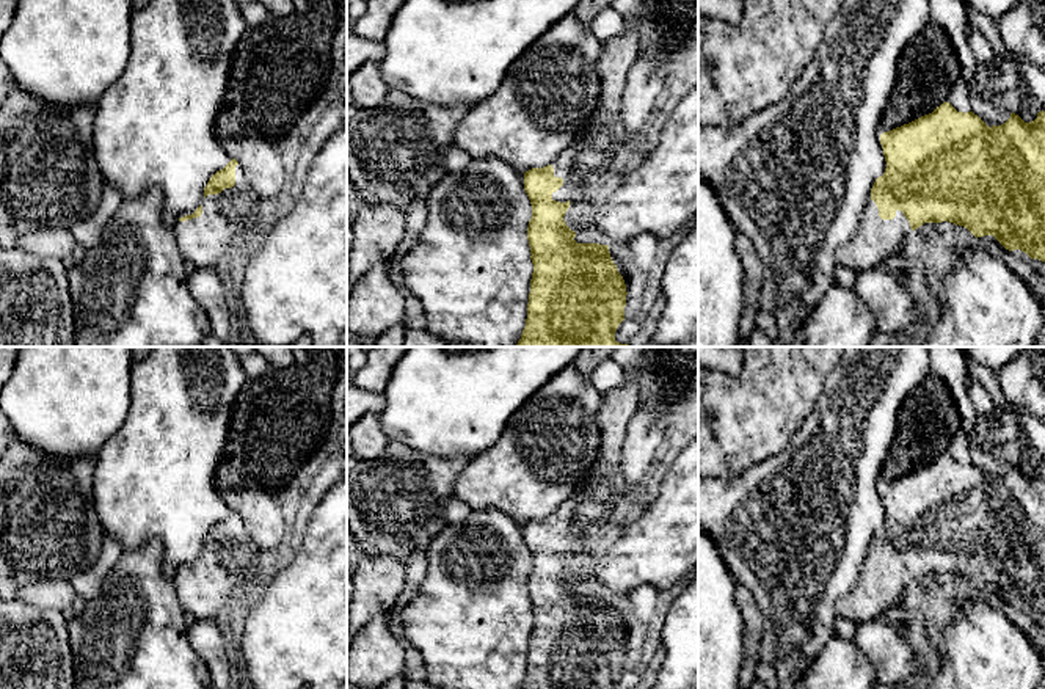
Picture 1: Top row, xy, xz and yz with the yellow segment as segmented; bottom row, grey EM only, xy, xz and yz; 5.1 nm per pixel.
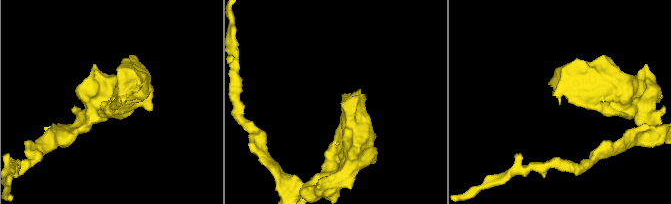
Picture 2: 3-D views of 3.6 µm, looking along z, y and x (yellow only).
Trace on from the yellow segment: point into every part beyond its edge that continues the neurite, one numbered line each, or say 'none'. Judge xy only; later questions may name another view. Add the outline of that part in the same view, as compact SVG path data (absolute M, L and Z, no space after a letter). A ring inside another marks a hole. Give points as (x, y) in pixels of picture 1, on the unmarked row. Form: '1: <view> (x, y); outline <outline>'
1: xy (204, 592); outline M237 516L235 537L206 548L201 557L202 565L198 570L177 573L173 582L185 612L198 620L213 620L228 607L234 590L253 579L260 552Z

